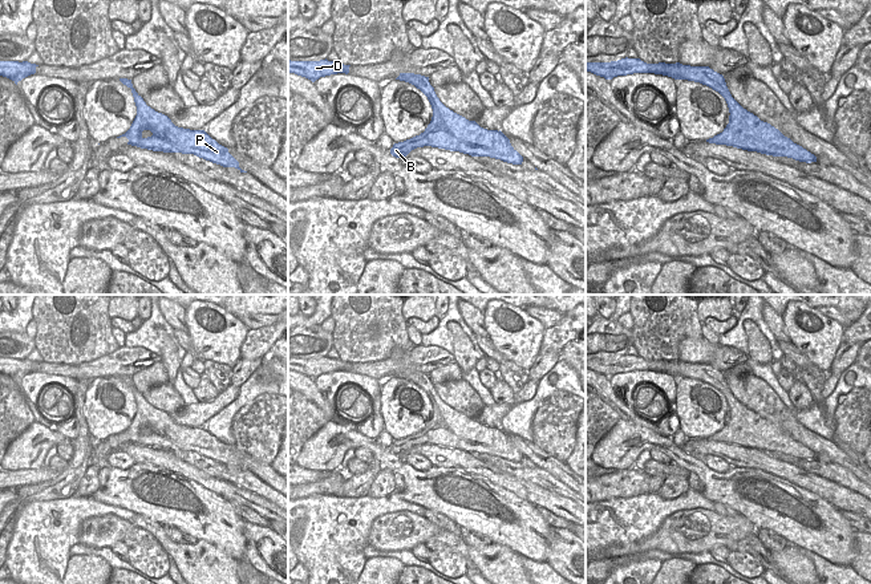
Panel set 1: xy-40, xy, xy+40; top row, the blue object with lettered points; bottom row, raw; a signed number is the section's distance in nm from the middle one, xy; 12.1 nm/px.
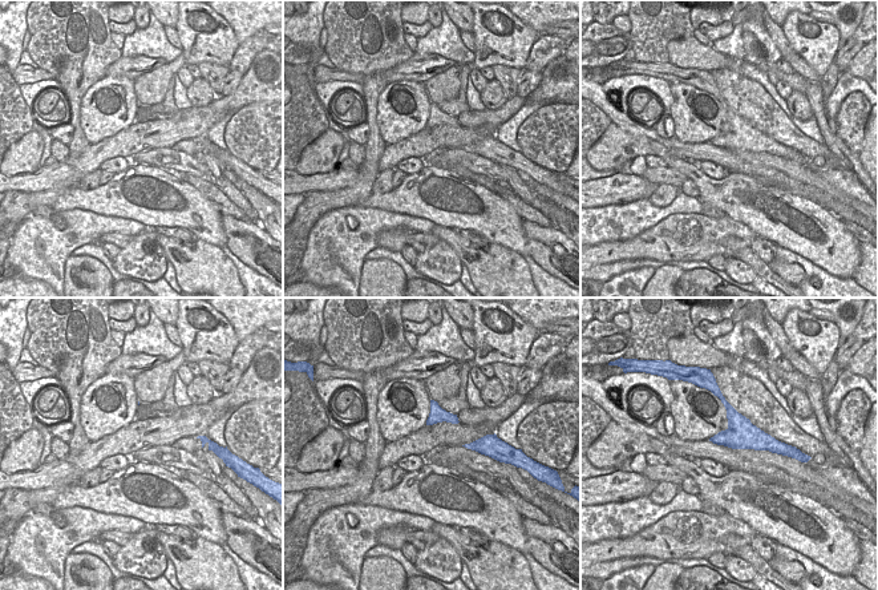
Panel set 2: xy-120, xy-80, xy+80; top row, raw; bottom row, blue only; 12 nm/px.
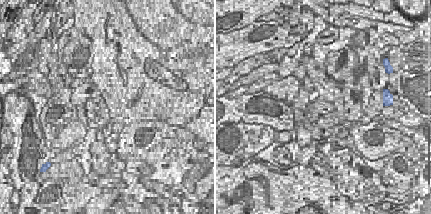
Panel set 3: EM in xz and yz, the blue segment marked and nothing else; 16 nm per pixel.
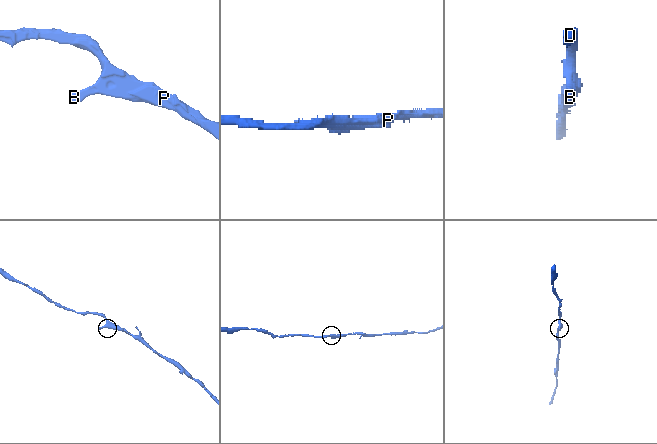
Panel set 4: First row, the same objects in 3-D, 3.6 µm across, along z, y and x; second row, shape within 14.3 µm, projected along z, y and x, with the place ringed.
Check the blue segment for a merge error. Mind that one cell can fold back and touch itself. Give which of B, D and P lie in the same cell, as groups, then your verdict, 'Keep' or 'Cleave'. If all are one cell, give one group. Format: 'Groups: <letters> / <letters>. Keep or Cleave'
Groups: B D P. Keep.

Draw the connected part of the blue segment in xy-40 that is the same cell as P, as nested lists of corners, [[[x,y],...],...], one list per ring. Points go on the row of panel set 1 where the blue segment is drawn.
[[[119,78],[119,81],[131,89],[137,115],[130,129],[117,138],[126,137],[127,145],[153,151],[194,154],[223,167],[235,167],[240,173],[247,173],[239,167],[239,162],[228,149],[219,145],[204,130],[175,126],[167,115],[146,105],[133,88],[131,80]]]

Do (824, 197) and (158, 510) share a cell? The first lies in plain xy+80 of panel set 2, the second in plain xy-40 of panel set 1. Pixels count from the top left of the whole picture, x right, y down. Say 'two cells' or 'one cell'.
two cells

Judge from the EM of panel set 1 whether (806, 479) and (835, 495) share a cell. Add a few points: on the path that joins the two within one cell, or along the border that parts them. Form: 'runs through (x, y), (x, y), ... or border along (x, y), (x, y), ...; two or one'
runs through (813, 483), (829, 491); one

